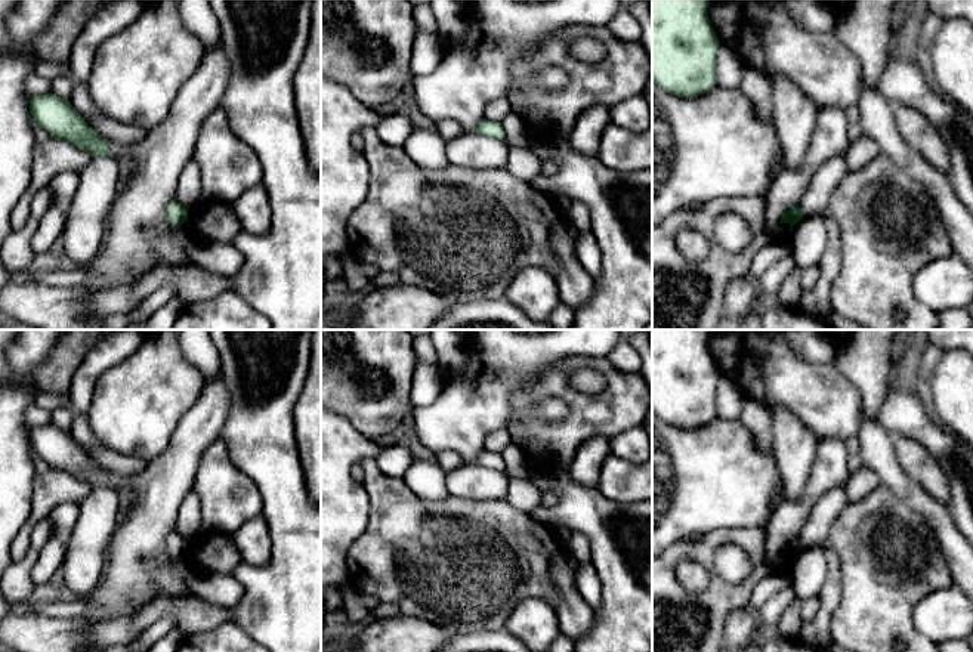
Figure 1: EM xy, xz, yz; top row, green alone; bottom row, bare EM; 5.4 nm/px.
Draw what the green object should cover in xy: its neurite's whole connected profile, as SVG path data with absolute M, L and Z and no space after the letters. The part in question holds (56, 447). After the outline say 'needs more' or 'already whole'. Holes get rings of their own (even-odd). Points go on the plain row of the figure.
M55 424L30 429L33 452L41 457L50 469L62 470L84 480L92 488L111 488L109 472L98 466L77 444L68 430Z; already whole

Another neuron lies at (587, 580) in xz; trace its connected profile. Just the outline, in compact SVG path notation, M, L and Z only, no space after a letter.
M591 562L580 563L575 574L575 585L586 603L597 611L602 606L602 581Z

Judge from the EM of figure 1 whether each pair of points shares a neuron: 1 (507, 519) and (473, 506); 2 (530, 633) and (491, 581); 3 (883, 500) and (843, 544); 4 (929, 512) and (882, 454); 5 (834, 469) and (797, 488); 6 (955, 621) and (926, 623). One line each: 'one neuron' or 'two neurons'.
1: one neuron
2: two neurons
3: one neuron
4: one neuron
5: two neurons
6: one neuron

